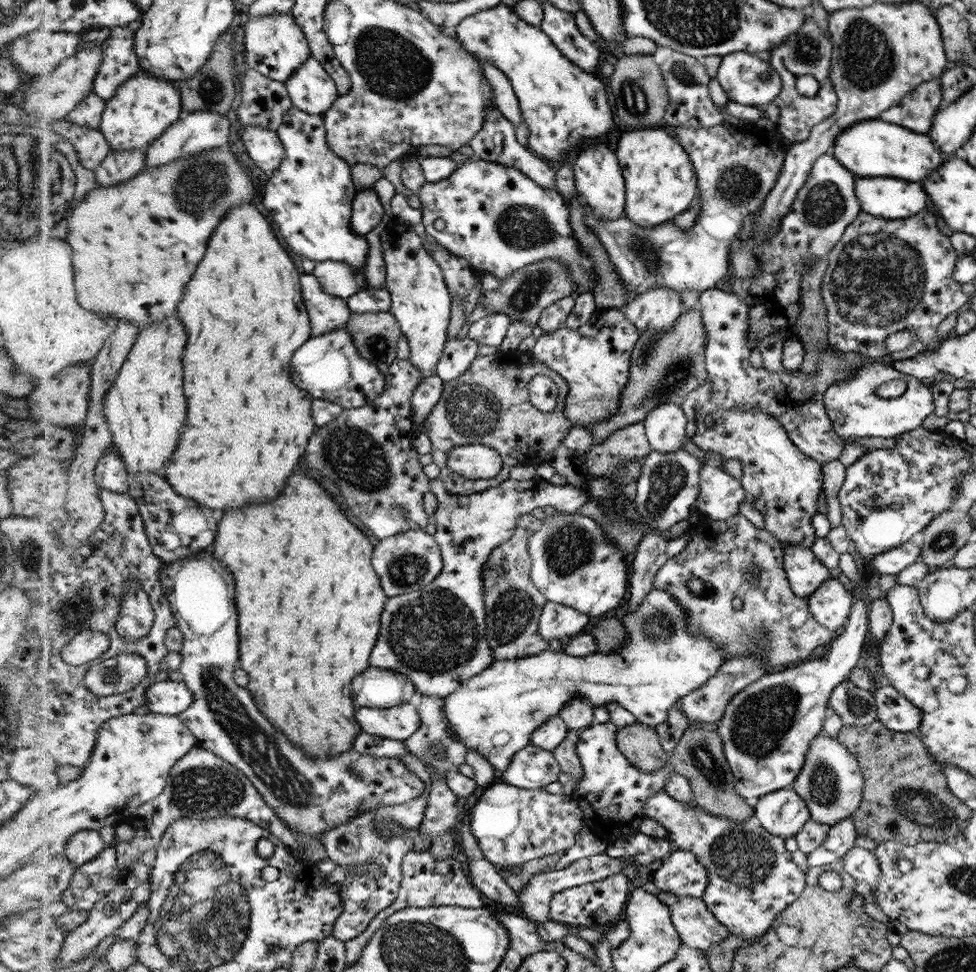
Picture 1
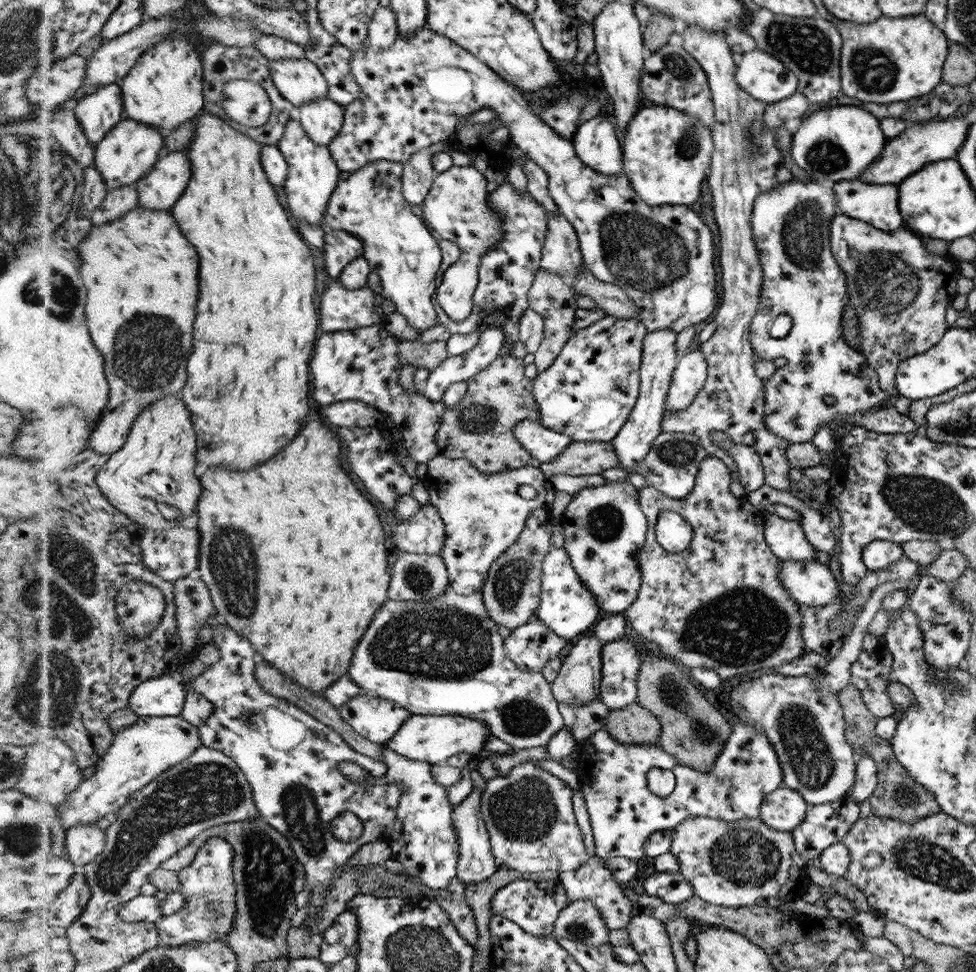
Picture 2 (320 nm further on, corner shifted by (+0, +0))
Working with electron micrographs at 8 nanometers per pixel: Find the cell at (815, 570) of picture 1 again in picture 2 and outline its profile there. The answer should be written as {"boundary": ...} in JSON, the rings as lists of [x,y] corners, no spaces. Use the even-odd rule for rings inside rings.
{"boundary":[[[768,512],[764,516],[763,536],[768,547],[782,560],[814,561],[822,559],[806,537],[799,520],[787,520]]]}

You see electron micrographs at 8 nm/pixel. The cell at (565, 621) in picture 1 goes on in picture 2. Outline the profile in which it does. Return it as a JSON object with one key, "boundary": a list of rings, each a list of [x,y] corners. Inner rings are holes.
{"boundary":[[[537,619],[514,629],[504,643],[508,656],[517,666],[536,672],[541,672],[550,660],[558,658],[560,650],[566,646],[566,640]]]}

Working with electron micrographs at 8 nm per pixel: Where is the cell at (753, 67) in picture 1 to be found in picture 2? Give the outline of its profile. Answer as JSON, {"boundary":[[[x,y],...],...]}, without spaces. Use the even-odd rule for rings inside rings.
{"boundary":[[[758,49],[740,54],[736,78],[748,94],[765,103],[783,101],[798,92],[799,77],[775,55]]]}

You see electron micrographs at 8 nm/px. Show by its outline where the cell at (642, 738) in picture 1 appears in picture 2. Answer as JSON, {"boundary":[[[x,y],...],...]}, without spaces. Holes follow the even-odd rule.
{"boundary":[[[634,702],[622,709],[609,711],[604,729],[609,731],[618,743],[656,746],[662,734],[662,723],[652,711]]]}

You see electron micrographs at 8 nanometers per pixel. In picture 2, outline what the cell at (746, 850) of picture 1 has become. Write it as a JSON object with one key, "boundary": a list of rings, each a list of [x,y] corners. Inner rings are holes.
{"boundary":[[[696,817],[684,820],[676,829],[673,830],[673,841],[671,844],[670,852],[679,859],[679,871],[684,875],[684,879],[691,882],[692,887],[695,888],[695,896],[700,899],[704,899],[706,902],[713,905],[725,906],[725,907],[743,907],[743,906],[765,906],[770,908],[776,908],[782,906],[782,904],[788,904],[788,902],[794,902],[794,900],[803,899],[806,895],[806,890],[810,887],[810,878],[808,872],[804,870],[806,866],[806,860],[802,860],[803,855],[798,850],[794,850],[795,837],[790,832],[776,831],[766,824],[763,824],[759,818],[747,819],[744,821],[724,822],[719,819],[712,819],[706,817]]]}

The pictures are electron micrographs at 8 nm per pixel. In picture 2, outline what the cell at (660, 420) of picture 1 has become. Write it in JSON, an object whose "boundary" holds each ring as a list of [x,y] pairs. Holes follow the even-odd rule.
{"boundary":[[[700,349],[679,357],[667,392],[666,412],[678,414],[695,401],[696,394],[707,380],[707,366],[707,358]]]}

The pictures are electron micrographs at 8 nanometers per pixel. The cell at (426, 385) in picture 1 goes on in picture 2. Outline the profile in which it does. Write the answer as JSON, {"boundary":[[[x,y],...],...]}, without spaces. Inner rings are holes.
{"boundary":[[[487,329],[478,335],[478,342],[464,354],[449,356],[431,371],[422,393],[432,401],[443,400],[444,391],[454,382],[467,382],[476,373],[488,368],[499,357],[504,345],[504,333],[500,329]]]}

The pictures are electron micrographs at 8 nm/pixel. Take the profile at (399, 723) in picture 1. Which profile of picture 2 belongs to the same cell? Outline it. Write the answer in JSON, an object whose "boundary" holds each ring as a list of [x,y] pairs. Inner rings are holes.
{"boundary":[[[372,694],[352,697],[339,709],[339,715],[370,742],[384,746],[411,717],[411,711]]]}

